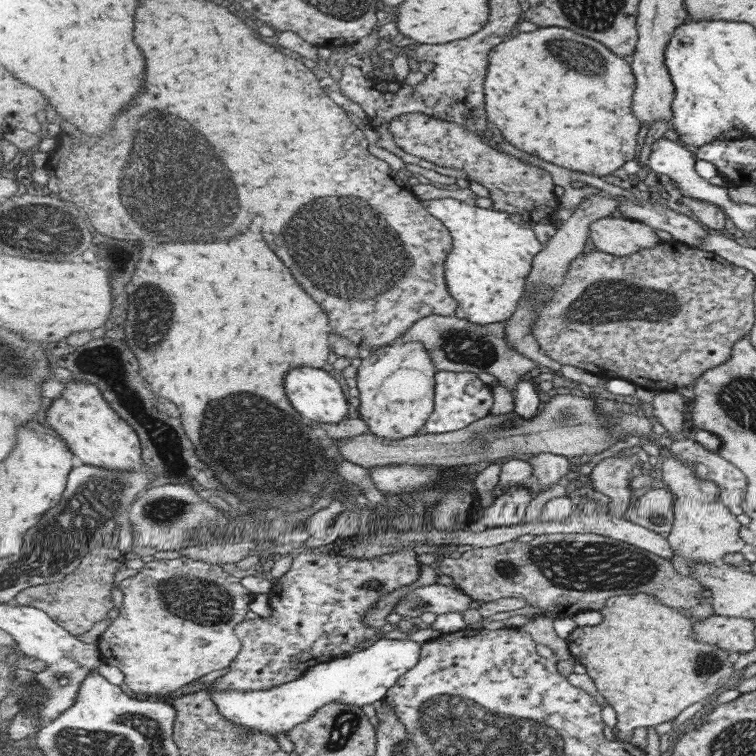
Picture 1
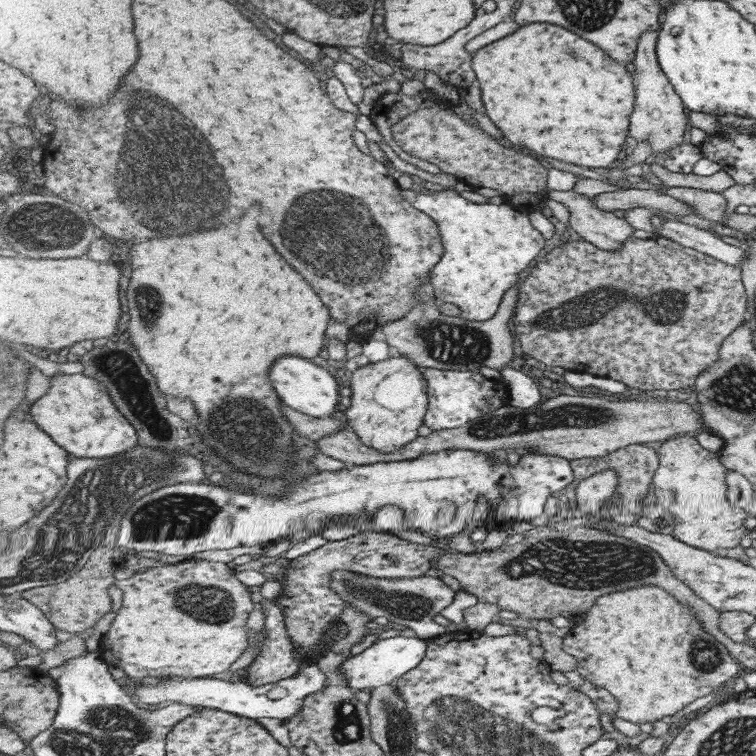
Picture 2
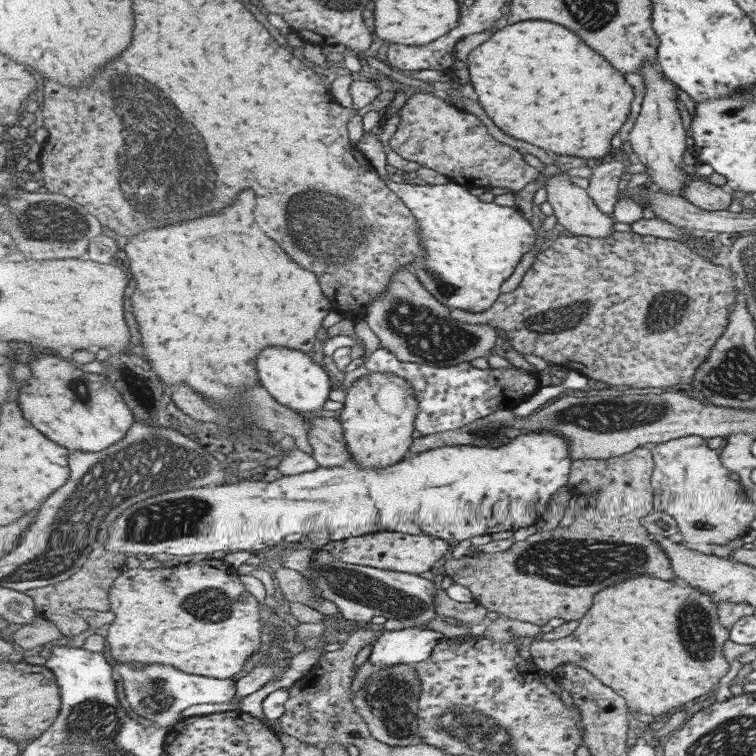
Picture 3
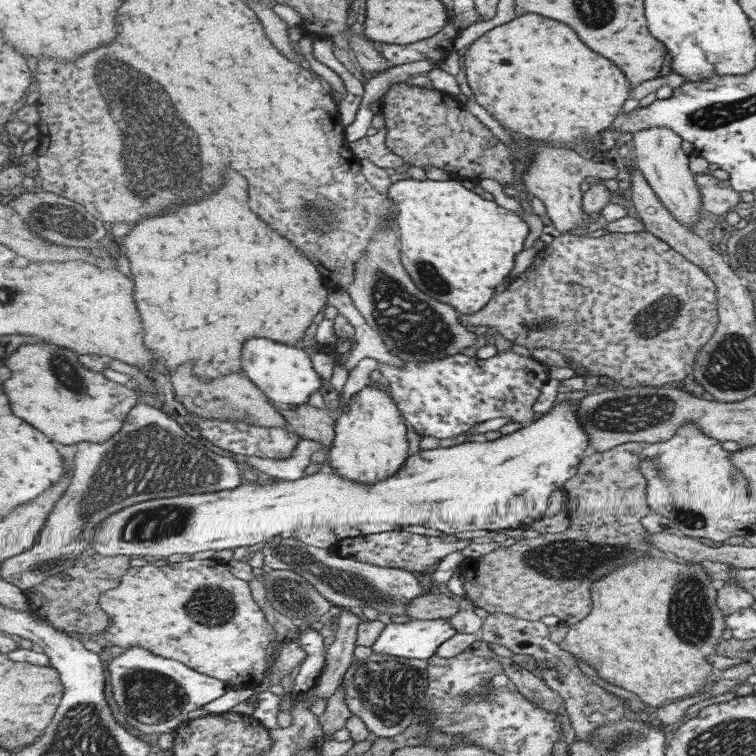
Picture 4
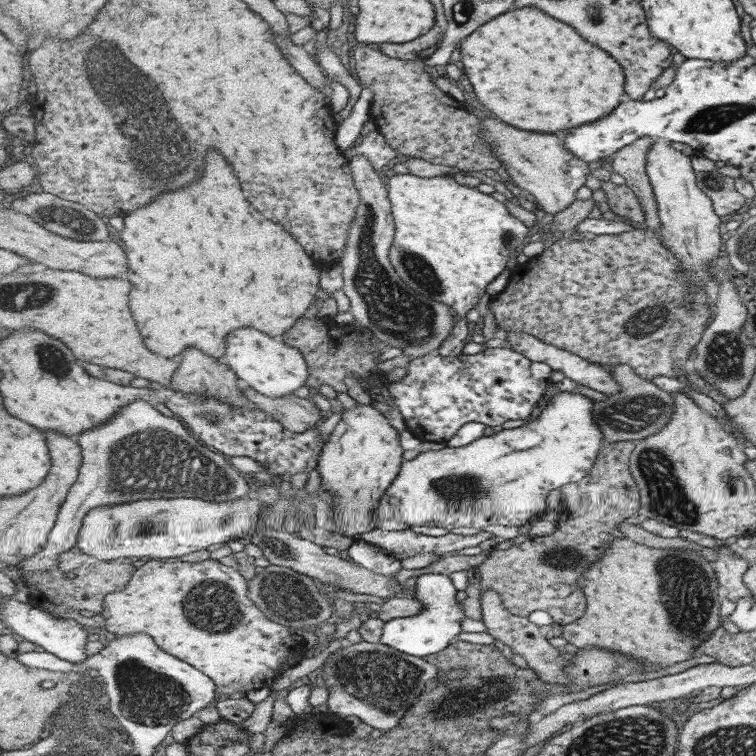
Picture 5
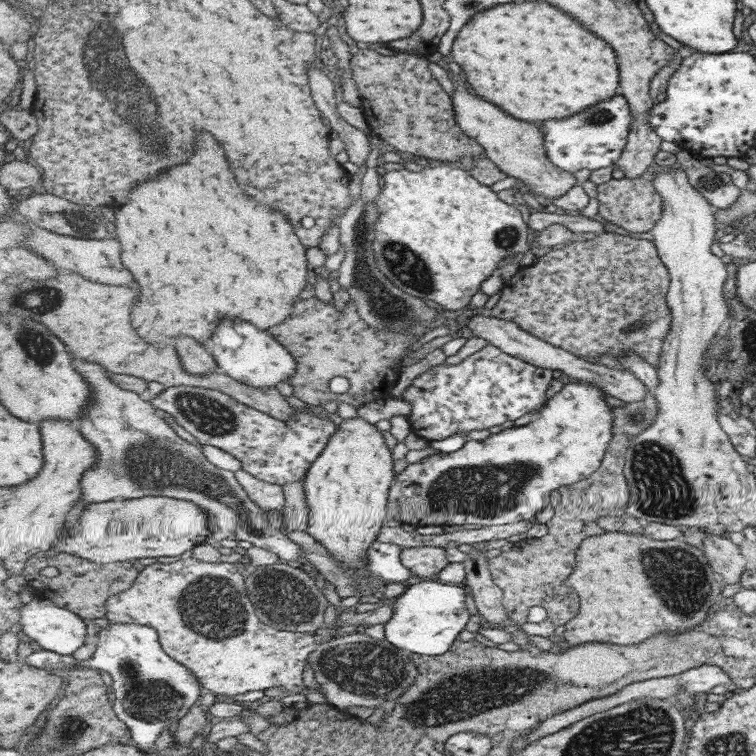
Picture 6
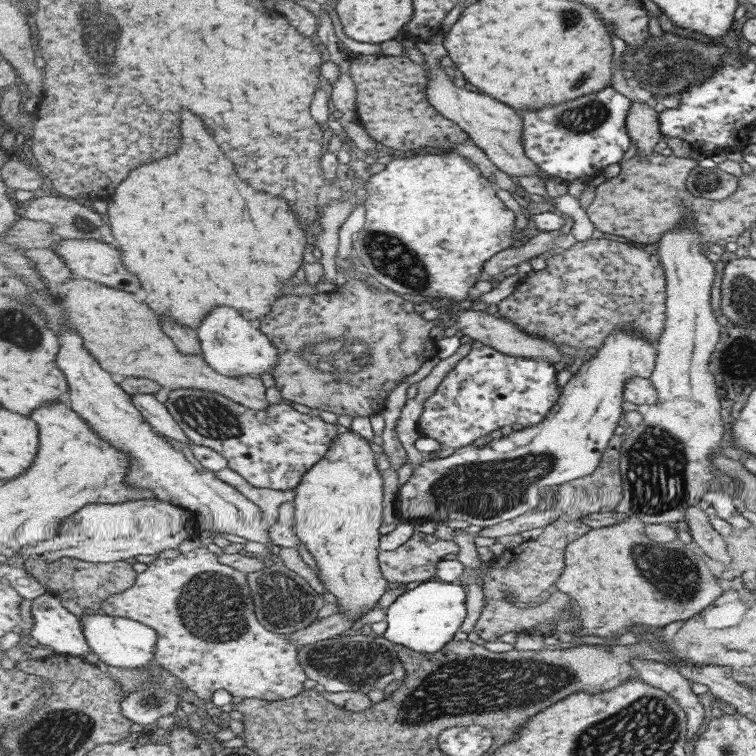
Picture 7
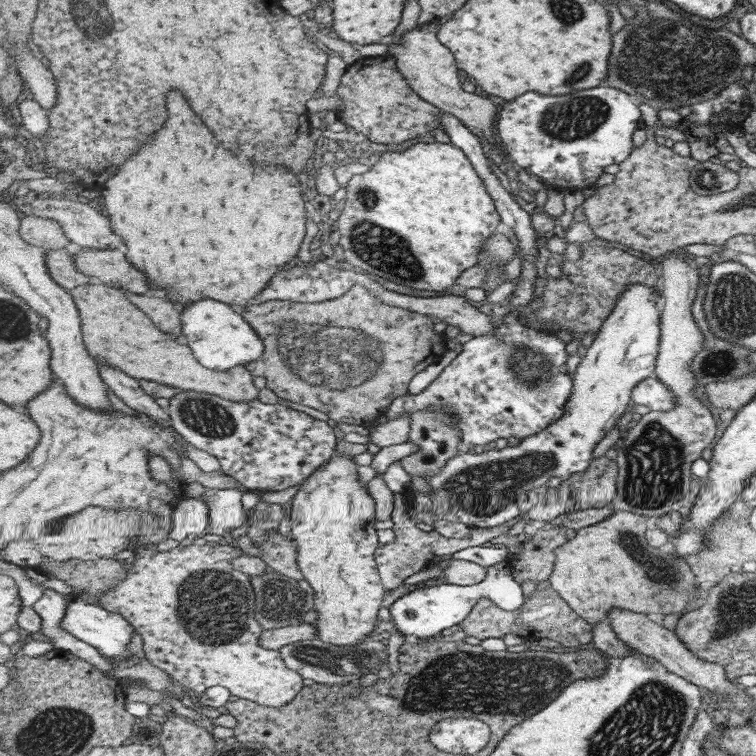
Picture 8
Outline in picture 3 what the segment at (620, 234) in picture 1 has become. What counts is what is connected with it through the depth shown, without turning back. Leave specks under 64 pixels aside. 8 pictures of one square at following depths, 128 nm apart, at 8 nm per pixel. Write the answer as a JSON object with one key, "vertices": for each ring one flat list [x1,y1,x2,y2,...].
{"vertices":[[560,171,555,176,552,176,545,182,545,188,548,191,548,202,551,204,557,221,563,228,570,231,573,235,591,236,591,238,607,238,613,236,615,230,615,219,612,215,599,208,595,203,595,199,587,194,585,188,573,184,573,180,565,172]]}

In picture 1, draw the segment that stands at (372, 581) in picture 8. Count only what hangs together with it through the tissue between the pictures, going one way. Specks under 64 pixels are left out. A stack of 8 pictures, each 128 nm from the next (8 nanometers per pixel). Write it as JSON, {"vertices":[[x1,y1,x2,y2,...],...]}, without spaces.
{"vertices":[[396,342,375,348,357,363,360,405,357,415,365,419,371,433,388,440,404,440,425,427,435,408,438,369,423,342]]}

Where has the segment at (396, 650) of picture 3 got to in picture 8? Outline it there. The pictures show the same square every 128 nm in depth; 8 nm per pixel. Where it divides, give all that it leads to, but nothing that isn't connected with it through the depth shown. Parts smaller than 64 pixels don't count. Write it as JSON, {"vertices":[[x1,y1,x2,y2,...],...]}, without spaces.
{"vertices":[[510,558,487,567,487,578,476,586,459,586,446,582,426,583,410,589,402,597,399,597,389,608,390,616,396,630,405,636,415,636,421,640,433,641,433,638,441,636,443,630,460,625,463,620,469,618,471,611,478,606,483,598,491,599,499,605,501,610,517,611,525,603,525,594,517,580]]}

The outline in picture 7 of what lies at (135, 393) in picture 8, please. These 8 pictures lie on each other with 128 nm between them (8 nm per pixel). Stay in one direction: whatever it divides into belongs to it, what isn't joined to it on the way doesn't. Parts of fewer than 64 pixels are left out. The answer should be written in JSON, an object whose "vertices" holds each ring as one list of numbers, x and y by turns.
{"vertices":[[131,394,135,407,143,413,143,416,149,421,151,426,166,438,171,438,183,444,187,444,193,457,199,461,205,469,211,471,221,471,229,467,229,459,223,454,212,450,209,447,195,445,181,428,177,419,173,417,166,403,159,402,153,394]]}

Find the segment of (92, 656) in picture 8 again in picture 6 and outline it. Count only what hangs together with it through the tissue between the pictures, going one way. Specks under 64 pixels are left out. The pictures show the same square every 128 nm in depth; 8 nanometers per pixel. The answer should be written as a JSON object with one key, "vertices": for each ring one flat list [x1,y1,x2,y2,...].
{"vertices":[[34,596,30,603,23,605,21,622,18,625,18,628,43,649,63,656,75,654,85,644,87,633,89,633,87,627,86,621,78,613,71,612,67,608,59,608,53,600,43,600,37,596]]}

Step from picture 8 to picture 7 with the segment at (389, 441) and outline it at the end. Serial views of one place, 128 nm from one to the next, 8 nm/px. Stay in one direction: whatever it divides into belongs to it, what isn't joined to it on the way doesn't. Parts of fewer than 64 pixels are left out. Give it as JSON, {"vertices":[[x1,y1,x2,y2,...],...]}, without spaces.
{"vertices":[[465,339,465,343,460,350,450,356,442,359,442,362,431,372,421,383,417,385,417,395,415,398,409,399,401,420,395,428,398,439,403,444,403,448,407,450,407,461,411,466,412,473,423,462,424,456,416,449,417,440,423,435,420,431,420,418,424,409,425,400,429,399,437,390,447,374,454,370,465,356,469,356,473,351,473,340]]}

